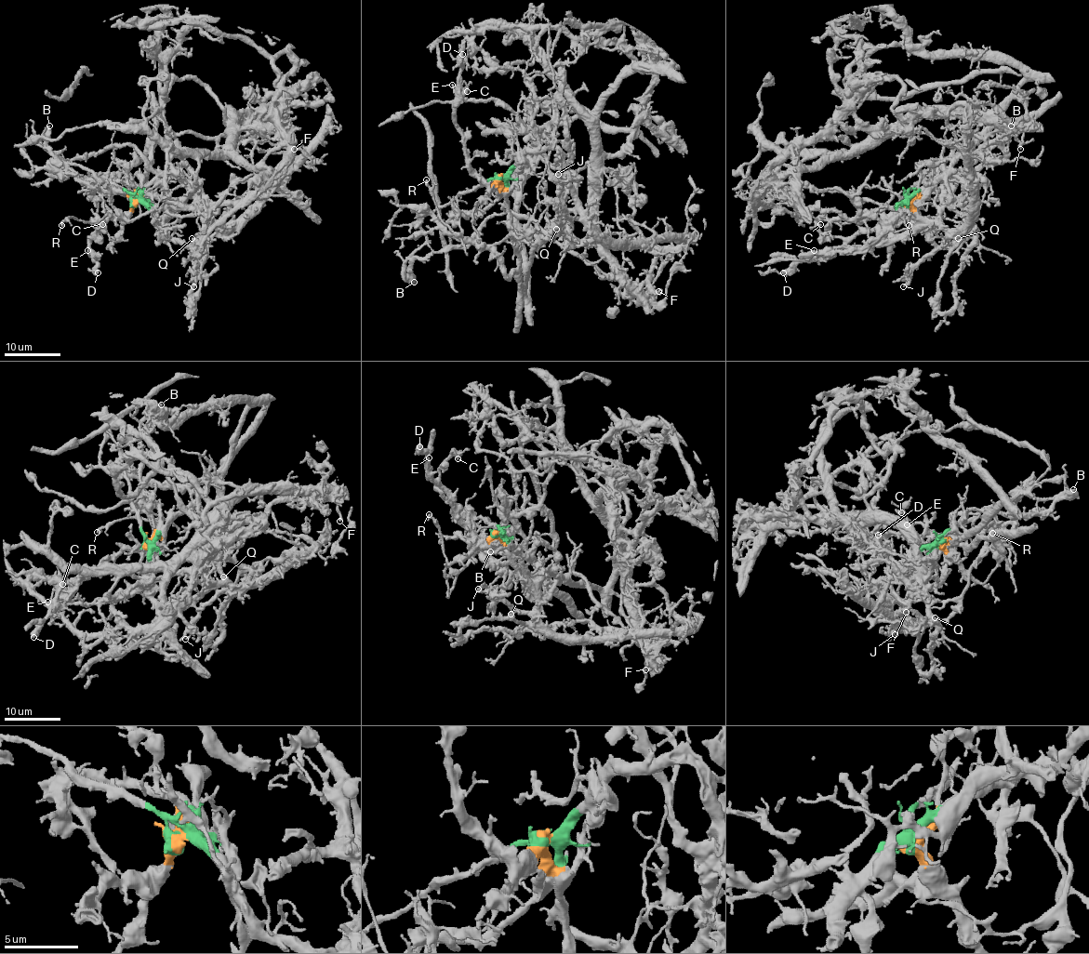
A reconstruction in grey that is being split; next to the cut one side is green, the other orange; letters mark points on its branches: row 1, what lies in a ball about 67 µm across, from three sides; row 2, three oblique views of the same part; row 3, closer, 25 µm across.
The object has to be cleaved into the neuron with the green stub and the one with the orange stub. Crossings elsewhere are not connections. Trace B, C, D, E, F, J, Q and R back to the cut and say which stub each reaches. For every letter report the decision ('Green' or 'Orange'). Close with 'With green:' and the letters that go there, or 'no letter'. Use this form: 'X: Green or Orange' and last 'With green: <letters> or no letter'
B: Green
C: Orange
D: Orange
E: Orange
F: Green
J: Green
Q: Green
R: Orange
With green: B, F, J, Q

